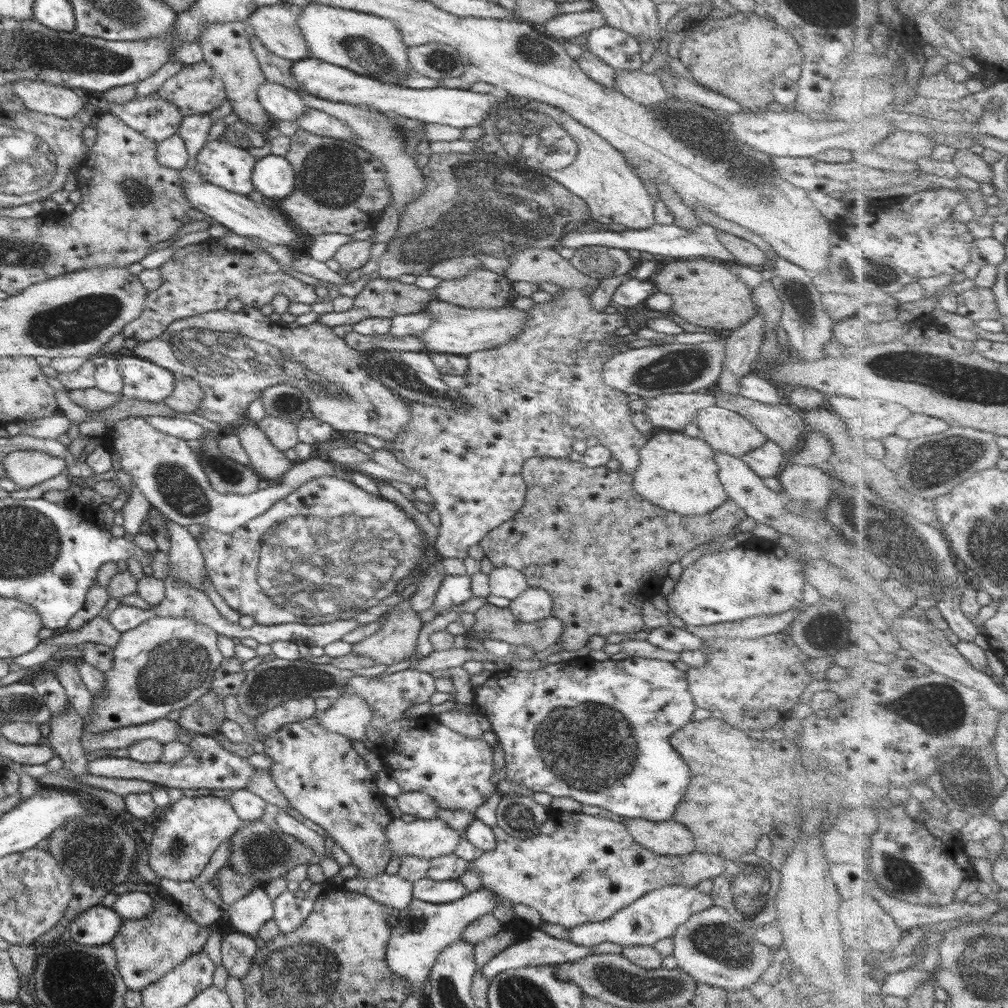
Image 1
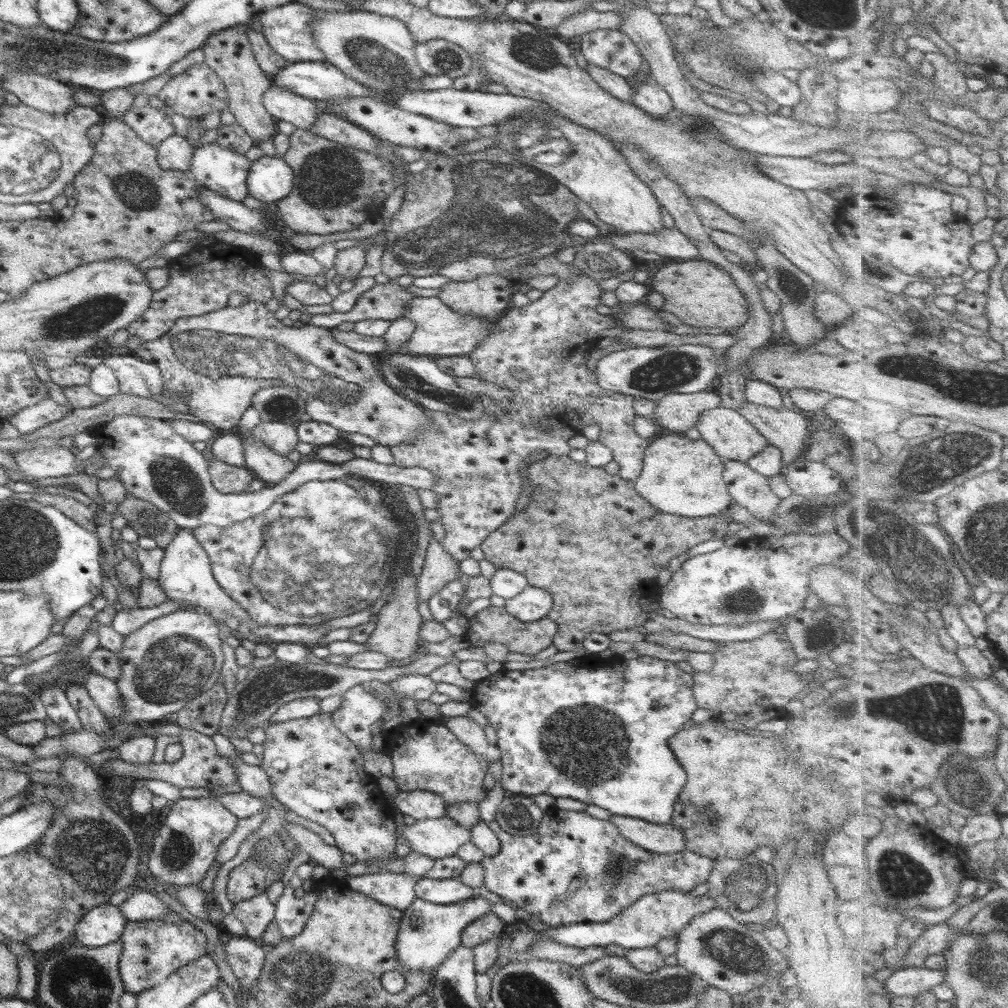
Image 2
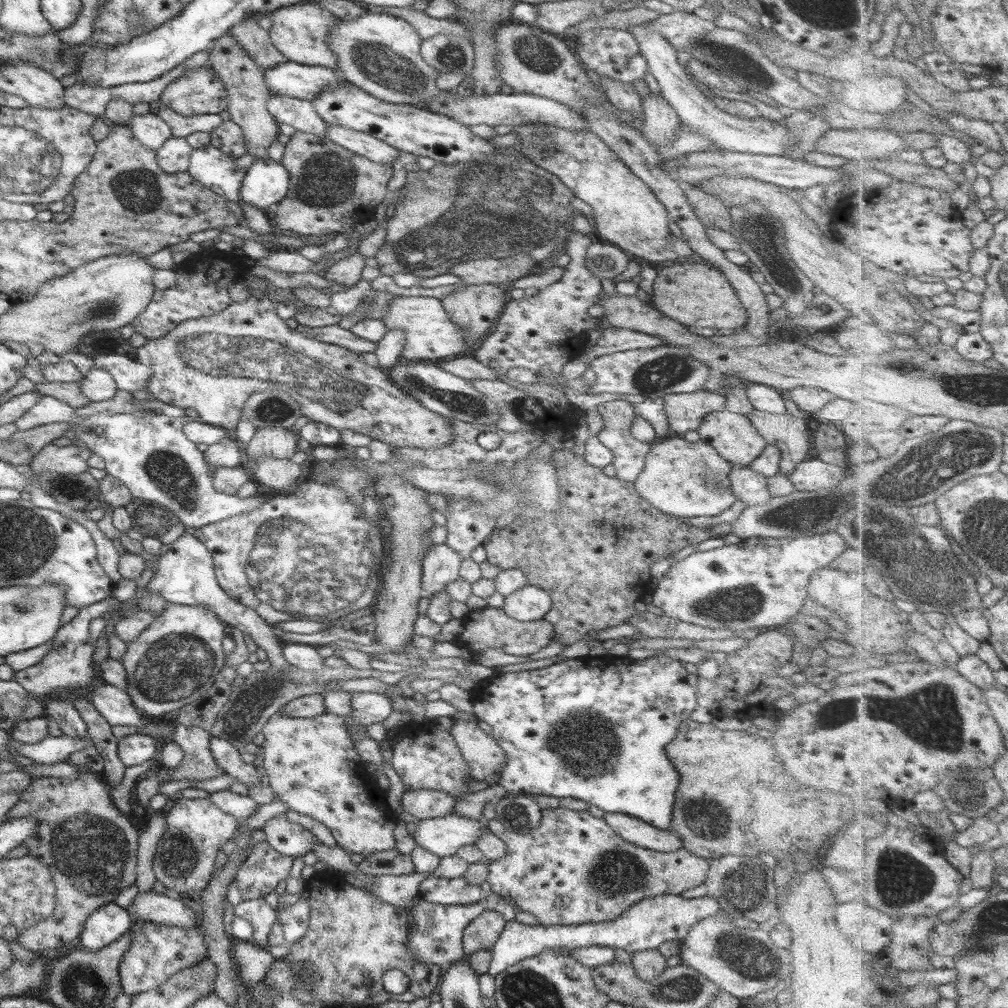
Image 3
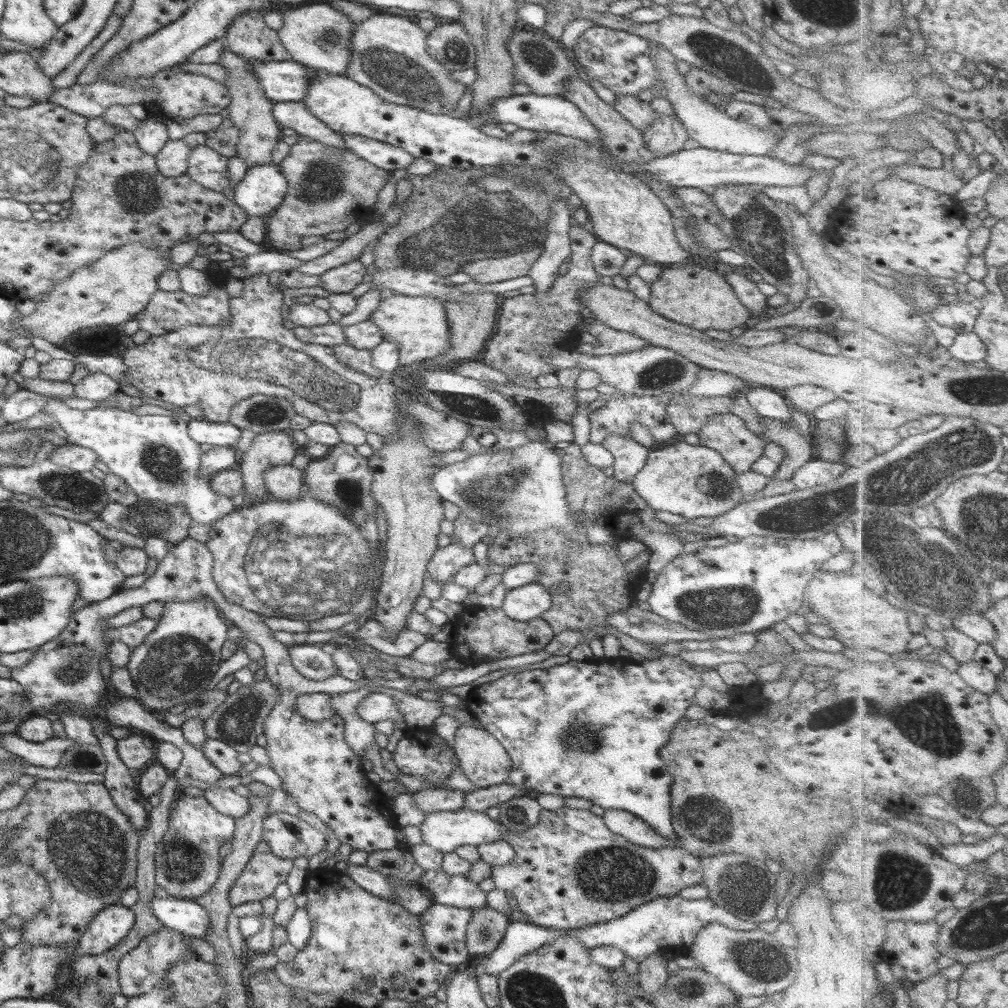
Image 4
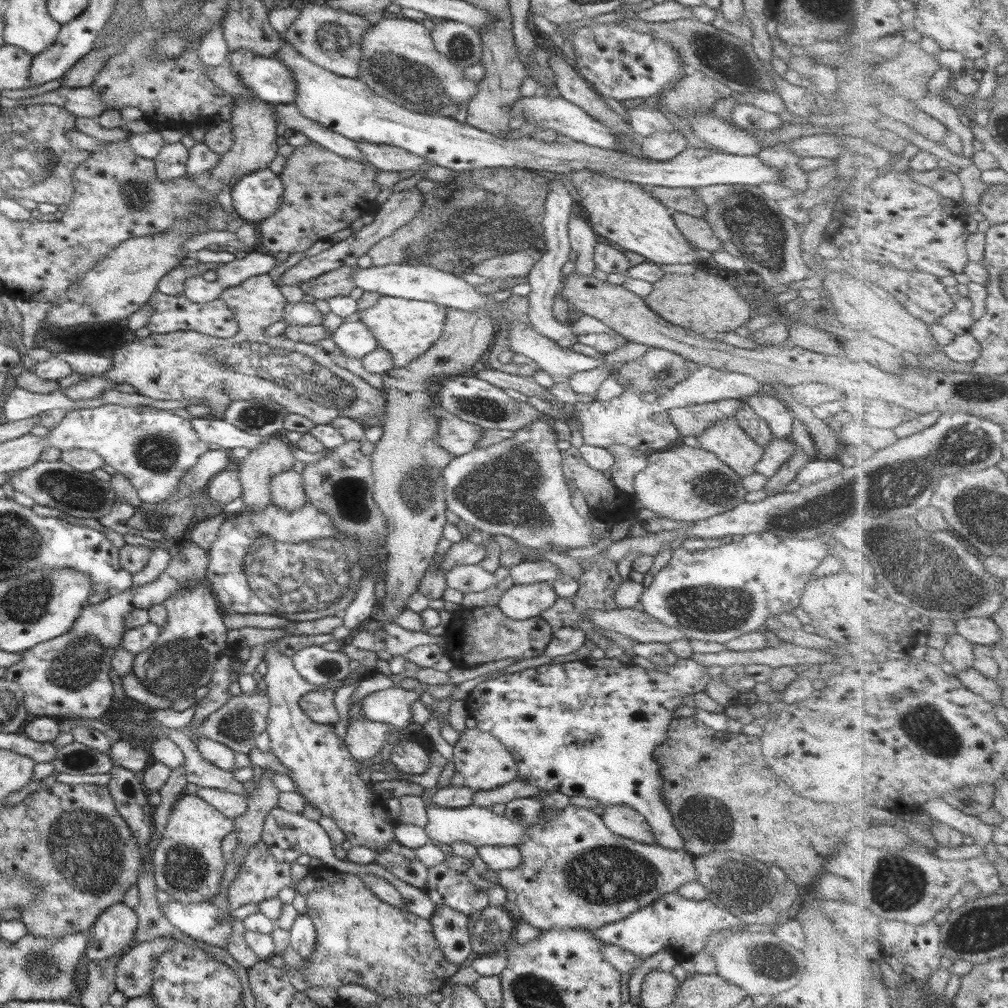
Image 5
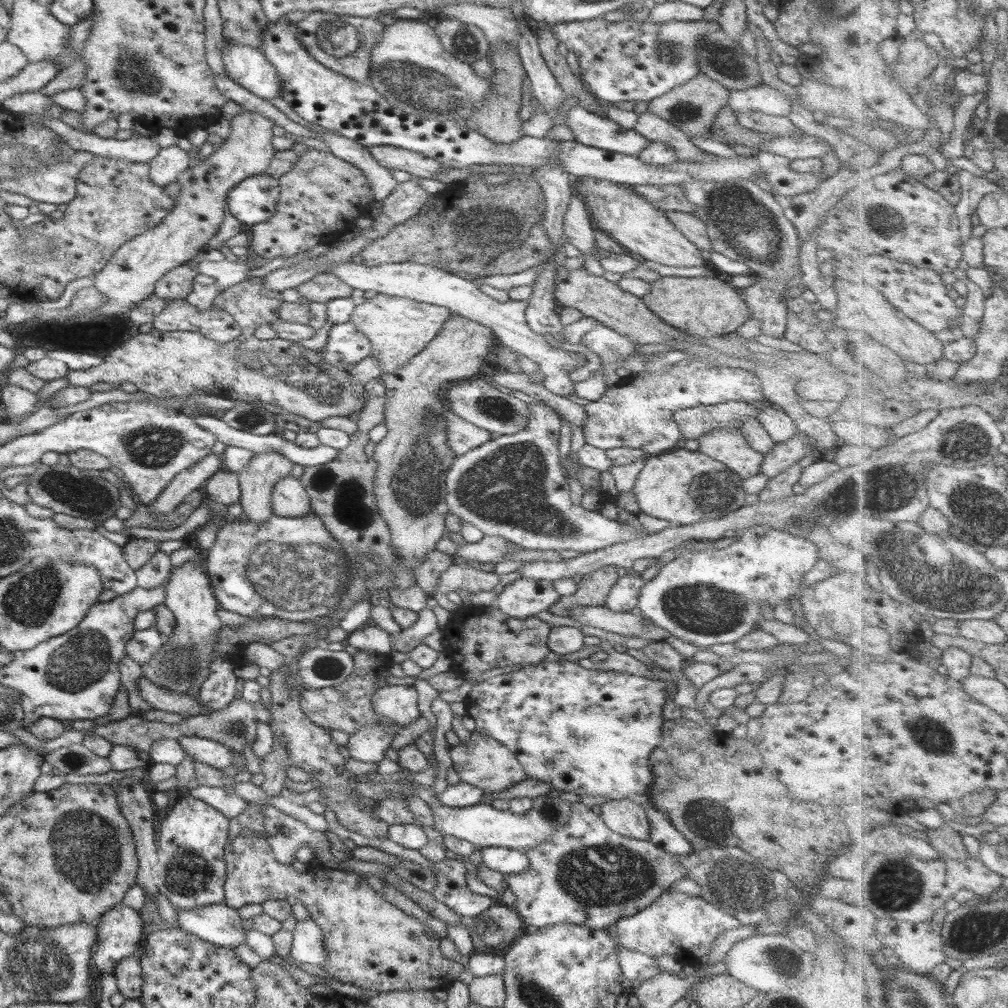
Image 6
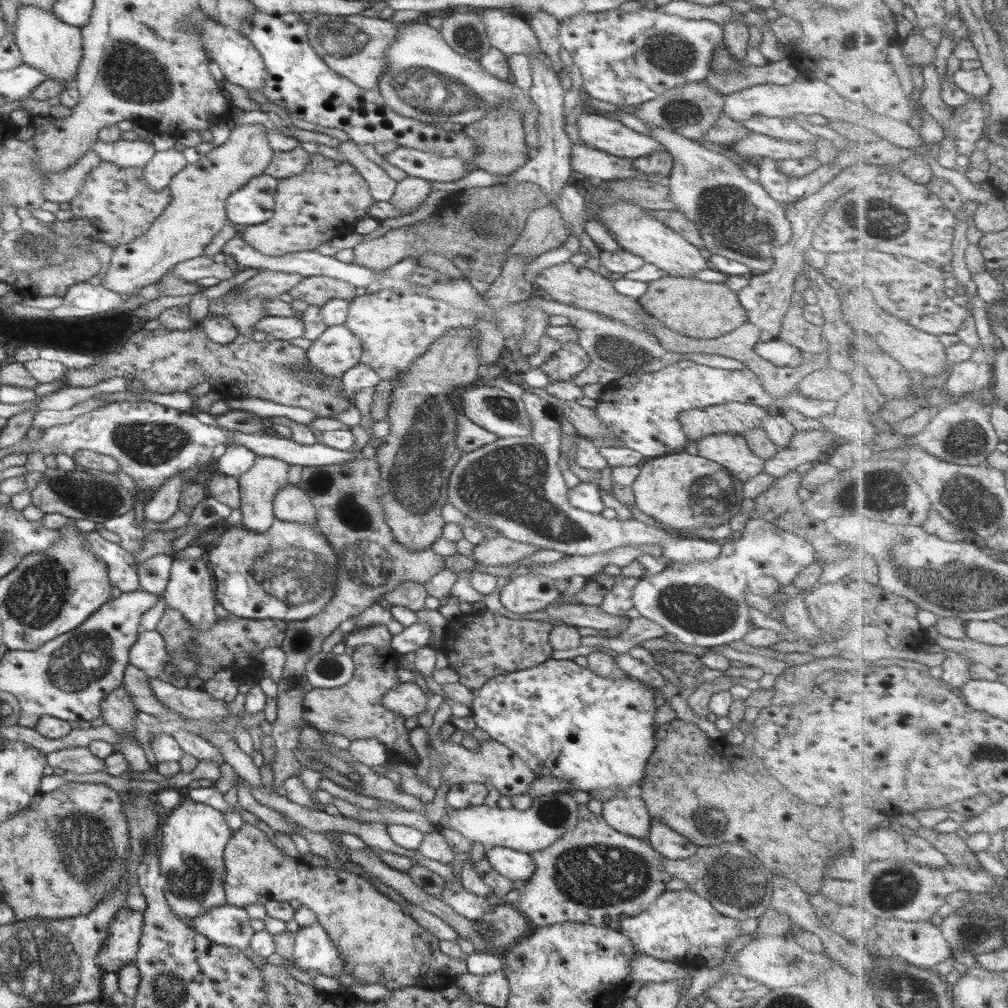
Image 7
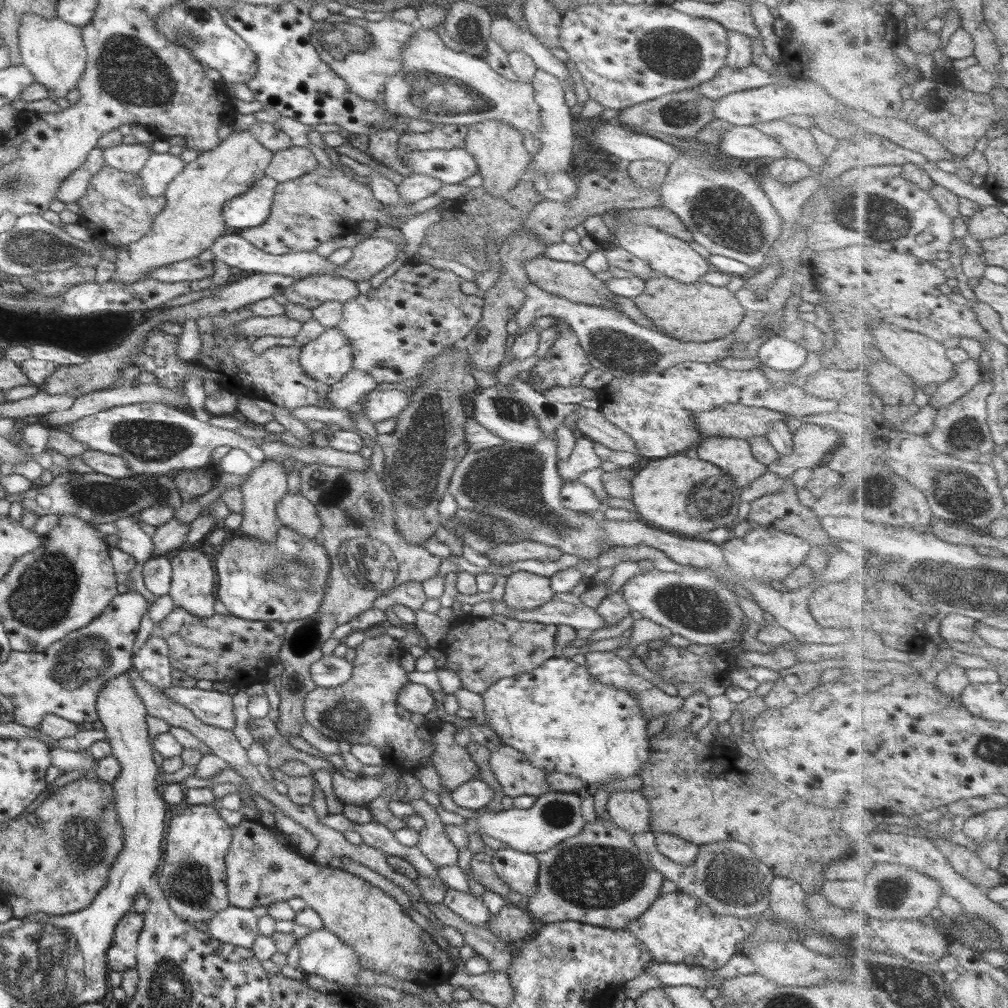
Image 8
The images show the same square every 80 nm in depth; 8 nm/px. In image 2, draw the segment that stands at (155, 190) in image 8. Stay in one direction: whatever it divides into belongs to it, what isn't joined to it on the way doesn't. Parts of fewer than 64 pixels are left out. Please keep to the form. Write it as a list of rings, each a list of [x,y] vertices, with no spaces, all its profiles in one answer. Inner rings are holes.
[[[173,134],[156,148],[156,161],[166,171],[187,172],[193,154],[192,146],[184,137]]]

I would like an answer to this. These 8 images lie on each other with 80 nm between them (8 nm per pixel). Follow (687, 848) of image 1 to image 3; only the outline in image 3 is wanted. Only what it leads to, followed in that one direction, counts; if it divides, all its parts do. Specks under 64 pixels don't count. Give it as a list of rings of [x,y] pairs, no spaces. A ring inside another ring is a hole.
[[[605,813],[602,820],[615,835],[634,846],[661,853],[671,853],[681,848],[675,833],[657,830],[637,818],[620,813]]]

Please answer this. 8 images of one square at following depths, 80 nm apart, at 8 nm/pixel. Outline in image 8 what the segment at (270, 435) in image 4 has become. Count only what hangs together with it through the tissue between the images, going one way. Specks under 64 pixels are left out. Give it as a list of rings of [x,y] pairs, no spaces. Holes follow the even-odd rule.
[[[264,459],[256,464],[256,467],[246,475],[245,480],[239,486],[242,496],[242,510],[240,512],[242,521],[237,529],[239,533],[266,543],[274,541],[277,527],[279,527],[274,508],[279,499],[287,492],[285,479],[284,466],[269,459]]]

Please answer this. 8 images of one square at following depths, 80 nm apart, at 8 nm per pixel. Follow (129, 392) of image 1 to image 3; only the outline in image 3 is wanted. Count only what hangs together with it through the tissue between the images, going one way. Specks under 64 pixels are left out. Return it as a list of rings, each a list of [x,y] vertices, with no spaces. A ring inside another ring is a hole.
[[[88,354],[92,358],[92,367],[105,370],[113,381],[116,389],[132,393],[145,390],[149,377],[153,370],[149,370],[143,364],[137,364],[133,358],[121,356],[121,354]]]

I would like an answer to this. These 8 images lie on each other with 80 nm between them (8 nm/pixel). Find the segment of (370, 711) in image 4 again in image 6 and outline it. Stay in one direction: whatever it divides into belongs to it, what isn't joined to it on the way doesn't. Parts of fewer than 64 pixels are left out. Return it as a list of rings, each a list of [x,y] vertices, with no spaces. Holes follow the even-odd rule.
[[[392,681],[375,689],[370,703],[375,714],[392,720],[399,728],[420,716],[415,689],[411,683],[404,681]]]

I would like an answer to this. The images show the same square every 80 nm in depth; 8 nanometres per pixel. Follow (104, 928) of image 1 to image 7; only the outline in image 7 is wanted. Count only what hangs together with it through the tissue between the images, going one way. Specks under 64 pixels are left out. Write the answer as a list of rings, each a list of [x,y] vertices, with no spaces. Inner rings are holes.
[[[126,906],[119,907],[107,924],[105,940],[99,947],[96,961],[103,972],[117,972],[119,967],[134,962],[143,927],[142,914]]]

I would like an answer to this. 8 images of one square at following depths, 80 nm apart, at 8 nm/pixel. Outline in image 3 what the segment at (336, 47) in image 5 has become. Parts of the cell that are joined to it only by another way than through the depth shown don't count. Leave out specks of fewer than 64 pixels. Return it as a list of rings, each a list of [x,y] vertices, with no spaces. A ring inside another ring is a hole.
[[[315,2],[295,3],[275,9],[267,14],[271,27],[267,29],[271,44],[289,61],[297,64],[326,66],[336,71],[336,60],[328,49],[326,34],[328,26],[334,25],[339,18],[334,17]]]

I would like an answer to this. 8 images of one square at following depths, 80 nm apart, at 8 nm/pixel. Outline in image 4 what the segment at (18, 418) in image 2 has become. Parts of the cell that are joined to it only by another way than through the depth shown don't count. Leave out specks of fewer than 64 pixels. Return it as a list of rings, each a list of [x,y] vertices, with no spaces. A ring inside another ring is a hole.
[[[48,397],[40,411],[46,412],[62,427],[62,434],[67,435],[66,444],[74,443],[75,446],[91,450],[97,456],[97,460],[107,466],[108,472],[127,484],[139,500],[159,502],[167,506],[181,505],[189,515],[191,524],[195,525],[218,521],[237,508],[233,506],[230,498],[211,490],[210,478],[199,474],[202,452],[199,445],[187,435],[186,418],[182,415],[137,415],[130,410],[101,407],[80,411],[71,409],[65,403],[51,397]]]

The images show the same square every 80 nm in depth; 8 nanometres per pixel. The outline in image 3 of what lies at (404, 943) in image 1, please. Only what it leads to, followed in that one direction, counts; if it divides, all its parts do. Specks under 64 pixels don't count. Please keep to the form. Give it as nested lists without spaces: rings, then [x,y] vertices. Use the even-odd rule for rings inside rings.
[[[482,900],[468,905],[439,905],[427,901],[419,901],[416,905],[408,908],[407,927],[409,927],[409,940],[406,948],[410,956],[417,962],[426,962],[448,967],[456,960],[467,956],[462,951],[462,936],[464,929],[485,910]]]

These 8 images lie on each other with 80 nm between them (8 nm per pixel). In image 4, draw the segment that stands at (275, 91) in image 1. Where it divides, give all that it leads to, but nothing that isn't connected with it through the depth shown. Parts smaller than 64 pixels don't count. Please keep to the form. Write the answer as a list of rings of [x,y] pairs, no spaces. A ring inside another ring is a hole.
[[[301,101],[275,102],[271,106],[271,115],[279,123],[279,126],[287,126],[297,135],[311,137],[330,147],[346,149],[340,135],[327,128],[317,117],[313,116],[301,104]]]

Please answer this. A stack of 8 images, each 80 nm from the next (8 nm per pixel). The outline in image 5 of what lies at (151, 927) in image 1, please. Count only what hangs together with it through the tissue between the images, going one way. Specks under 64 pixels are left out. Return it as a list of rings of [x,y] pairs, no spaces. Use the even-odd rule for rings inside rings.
[[[169,936],[153,938],[132,946],[120,956],[116,962],[114,983],[125,1000],[149,994],[154,964],[172,945],[172,940]]]

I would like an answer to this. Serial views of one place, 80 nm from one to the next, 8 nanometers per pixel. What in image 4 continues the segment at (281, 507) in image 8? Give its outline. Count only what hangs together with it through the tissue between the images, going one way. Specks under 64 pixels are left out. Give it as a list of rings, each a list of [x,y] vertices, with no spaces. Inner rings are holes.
[[[290,464],[267,467],[262,479],[269,499],[289,502],[304,492],[303,472]]]

